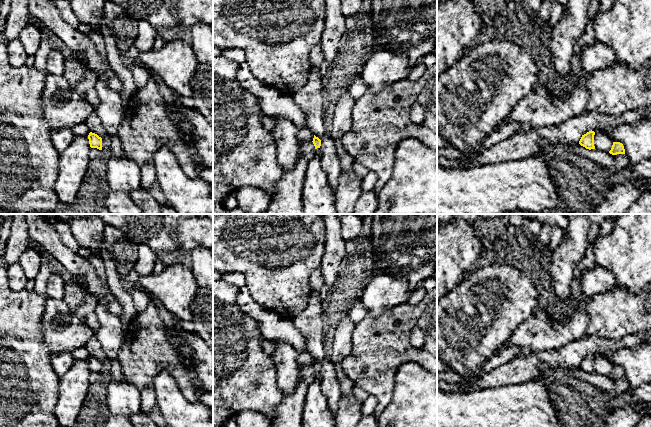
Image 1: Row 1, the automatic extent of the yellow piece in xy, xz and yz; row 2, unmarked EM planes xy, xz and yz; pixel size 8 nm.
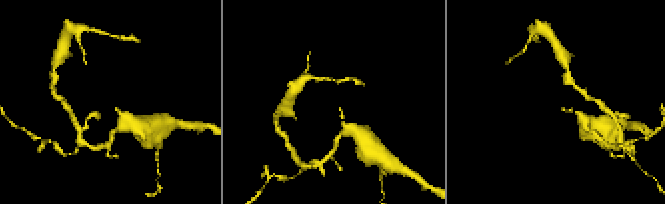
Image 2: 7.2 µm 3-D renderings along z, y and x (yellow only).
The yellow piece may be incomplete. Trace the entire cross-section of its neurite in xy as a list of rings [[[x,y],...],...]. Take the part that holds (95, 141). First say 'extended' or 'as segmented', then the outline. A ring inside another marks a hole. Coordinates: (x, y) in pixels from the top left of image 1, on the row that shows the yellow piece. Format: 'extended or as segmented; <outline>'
as segmented; [[[90,132],[88,135],[89,144],[91,148],[102,150],[102,138],[97,134]]]

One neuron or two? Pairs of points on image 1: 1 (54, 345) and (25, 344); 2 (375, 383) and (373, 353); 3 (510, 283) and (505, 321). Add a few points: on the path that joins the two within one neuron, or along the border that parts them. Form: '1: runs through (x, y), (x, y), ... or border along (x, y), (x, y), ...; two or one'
1: border along (40, 322), (43, 343), (50, 353); two
2: runs through (375, 376), (373, 360); one
3: runs through (510, 292), (510, 301), (505, 306), (505, 312); one

